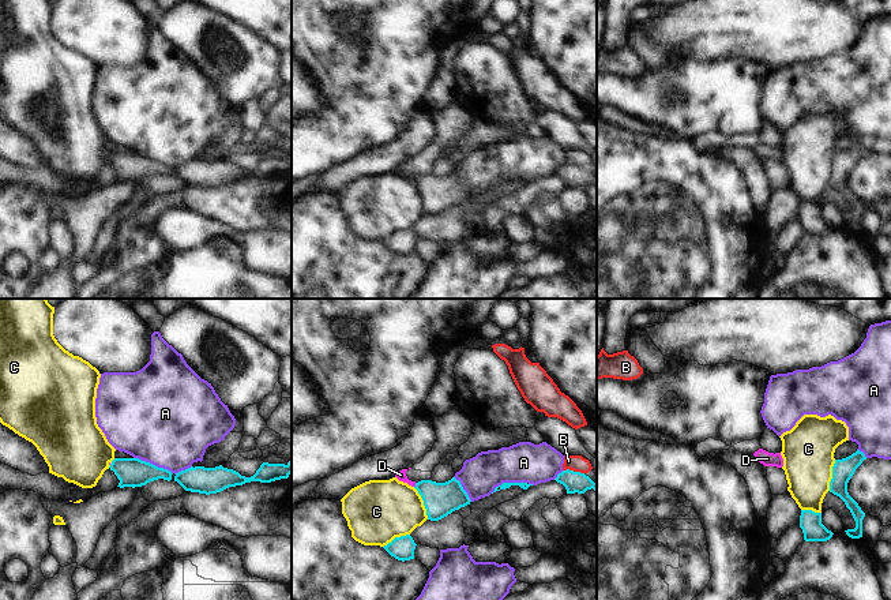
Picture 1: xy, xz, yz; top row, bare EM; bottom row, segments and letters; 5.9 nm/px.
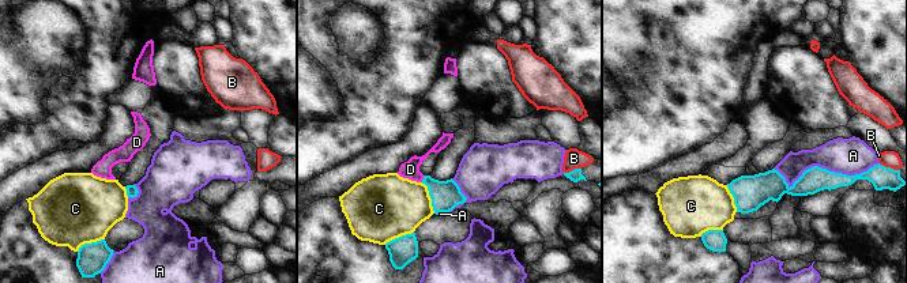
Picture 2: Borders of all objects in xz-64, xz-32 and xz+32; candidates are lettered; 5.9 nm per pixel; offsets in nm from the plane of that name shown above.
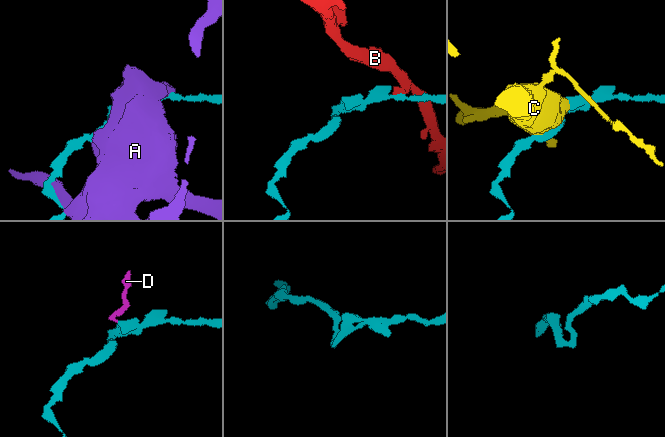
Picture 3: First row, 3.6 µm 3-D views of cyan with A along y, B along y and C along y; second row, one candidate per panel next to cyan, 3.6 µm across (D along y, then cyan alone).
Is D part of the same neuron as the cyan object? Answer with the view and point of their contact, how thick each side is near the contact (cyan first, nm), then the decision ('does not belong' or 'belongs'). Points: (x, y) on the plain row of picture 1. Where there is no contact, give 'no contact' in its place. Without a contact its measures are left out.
xz (416, 180) | 200/60 nm | belongs

